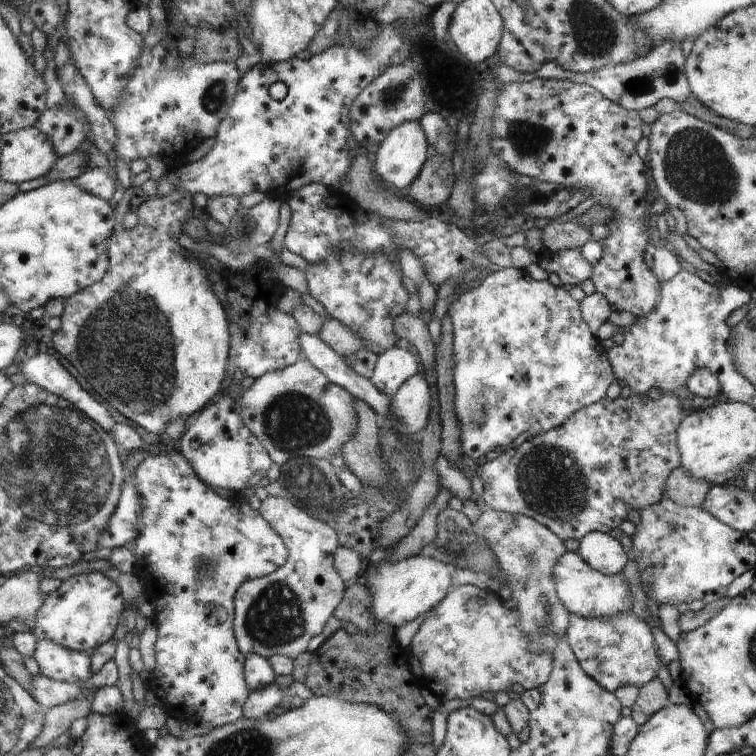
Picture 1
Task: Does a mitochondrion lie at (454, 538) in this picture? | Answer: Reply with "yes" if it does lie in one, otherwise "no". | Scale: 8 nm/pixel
yes

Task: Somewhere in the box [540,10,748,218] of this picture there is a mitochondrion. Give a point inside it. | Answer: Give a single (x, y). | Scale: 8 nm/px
(696, 165)

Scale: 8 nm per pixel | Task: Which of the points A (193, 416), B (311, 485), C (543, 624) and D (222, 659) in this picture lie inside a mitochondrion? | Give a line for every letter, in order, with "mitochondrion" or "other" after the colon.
A: other
B: mitochondrion
C: mitochondrion
D: other

